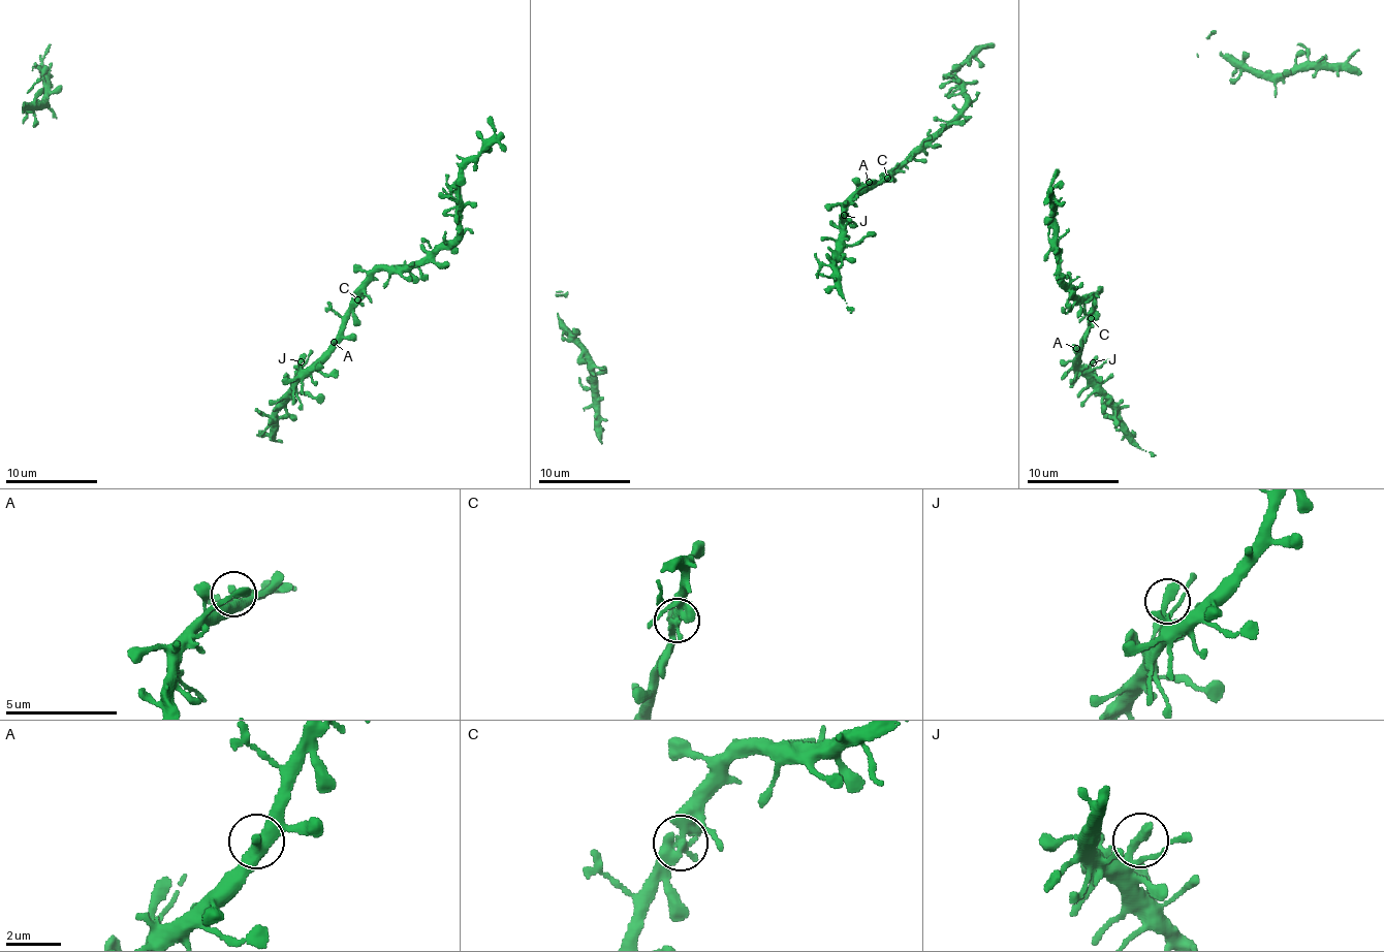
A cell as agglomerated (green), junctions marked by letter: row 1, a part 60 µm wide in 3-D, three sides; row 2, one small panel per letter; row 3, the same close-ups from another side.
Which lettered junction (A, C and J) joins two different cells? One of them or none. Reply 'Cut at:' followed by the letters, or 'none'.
Cut at: none

